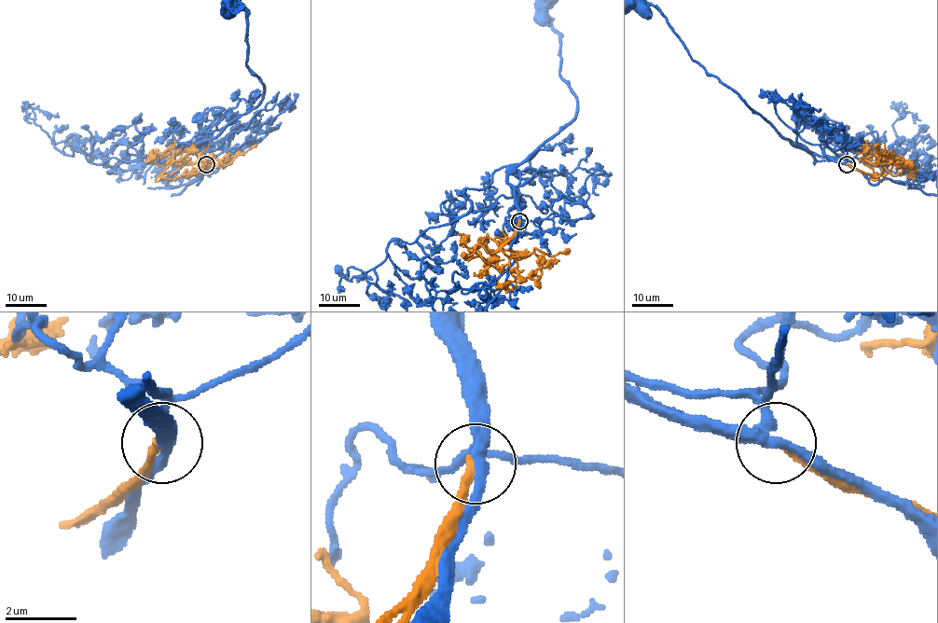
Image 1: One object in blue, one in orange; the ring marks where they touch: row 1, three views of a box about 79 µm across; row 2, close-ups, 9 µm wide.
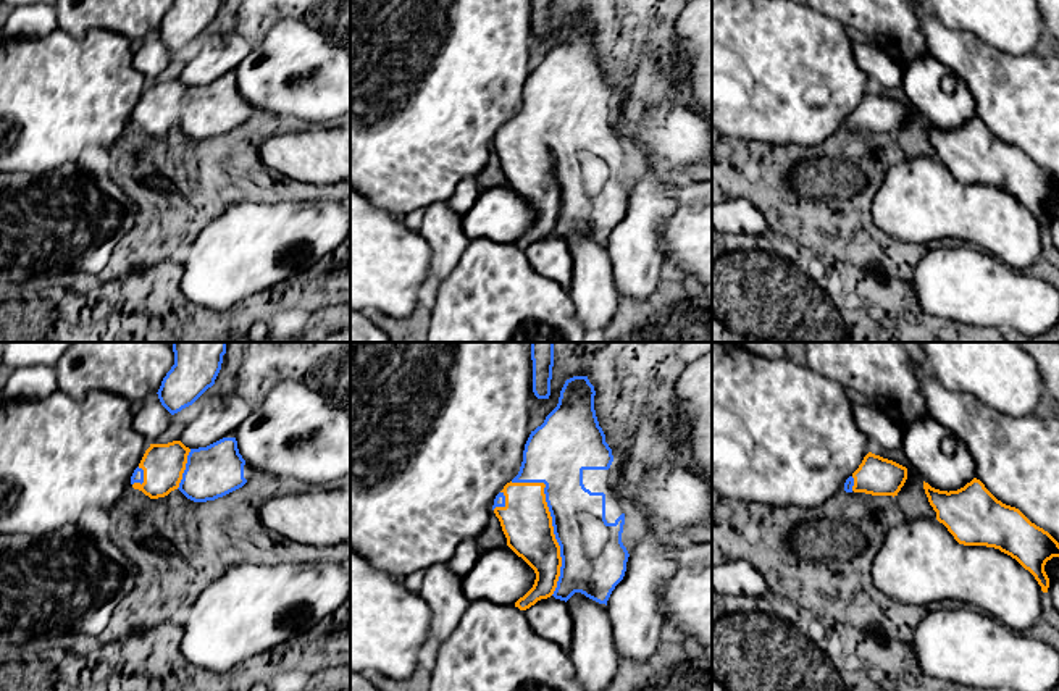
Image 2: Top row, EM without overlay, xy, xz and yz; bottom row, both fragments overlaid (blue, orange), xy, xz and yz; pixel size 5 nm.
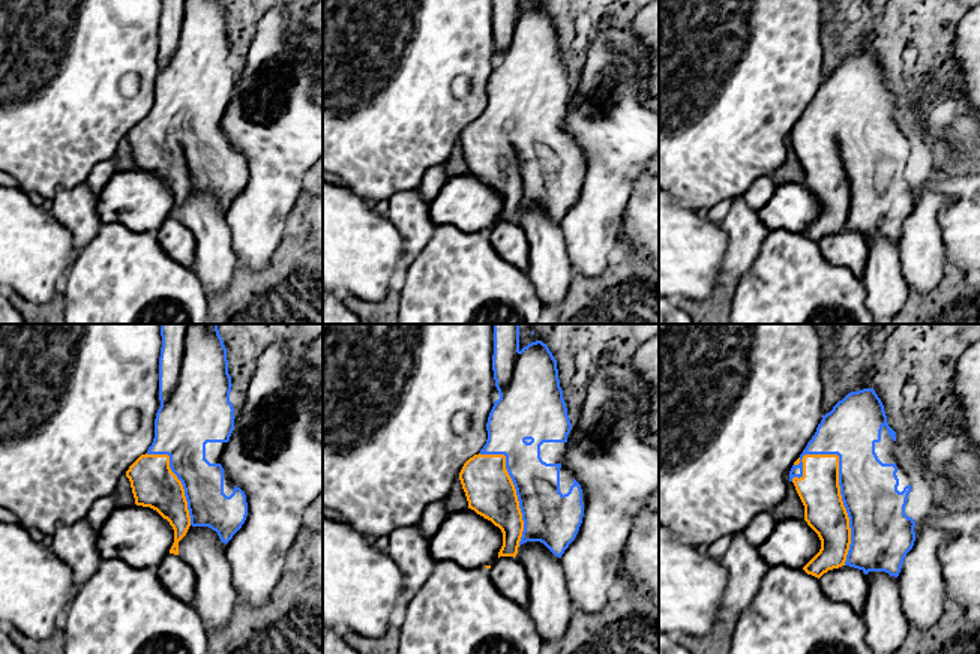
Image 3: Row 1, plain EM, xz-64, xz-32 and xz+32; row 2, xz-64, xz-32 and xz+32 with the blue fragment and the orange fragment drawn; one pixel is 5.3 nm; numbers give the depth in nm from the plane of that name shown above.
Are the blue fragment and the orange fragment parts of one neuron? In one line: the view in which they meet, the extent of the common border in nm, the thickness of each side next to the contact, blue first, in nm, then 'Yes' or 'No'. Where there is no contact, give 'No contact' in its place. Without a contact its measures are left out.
Touches blue in xz. Shared border 600 nm. Thickness 320 nm (blue) against 260 nm. Yes

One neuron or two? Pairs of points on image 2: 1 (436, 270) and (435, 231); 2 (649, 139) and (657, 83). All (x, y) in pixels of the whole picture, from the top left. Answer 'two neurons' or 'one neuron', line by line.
1: one neuron
2: one neuron

